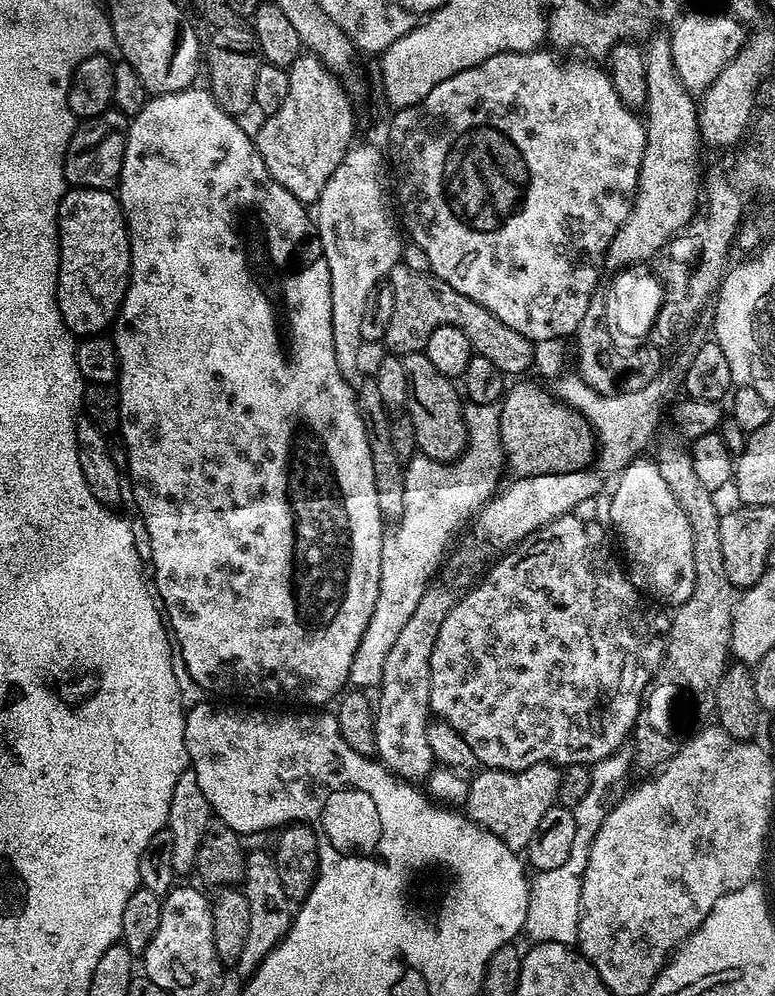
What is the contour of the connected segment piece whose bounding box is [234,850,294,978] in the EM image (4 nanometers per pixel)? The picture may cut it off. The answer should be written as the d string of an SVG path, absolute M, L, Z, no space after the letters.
M268 850L247 853L242 890L246 894L246 902L250 902L250 931L246 933L246 946L242 949L242 958L234 966L234 972L241 978L247 978L284 939L292 924L294 902L286 898L286 890L282 890L282 878L278 878L278 866L273 853Z

